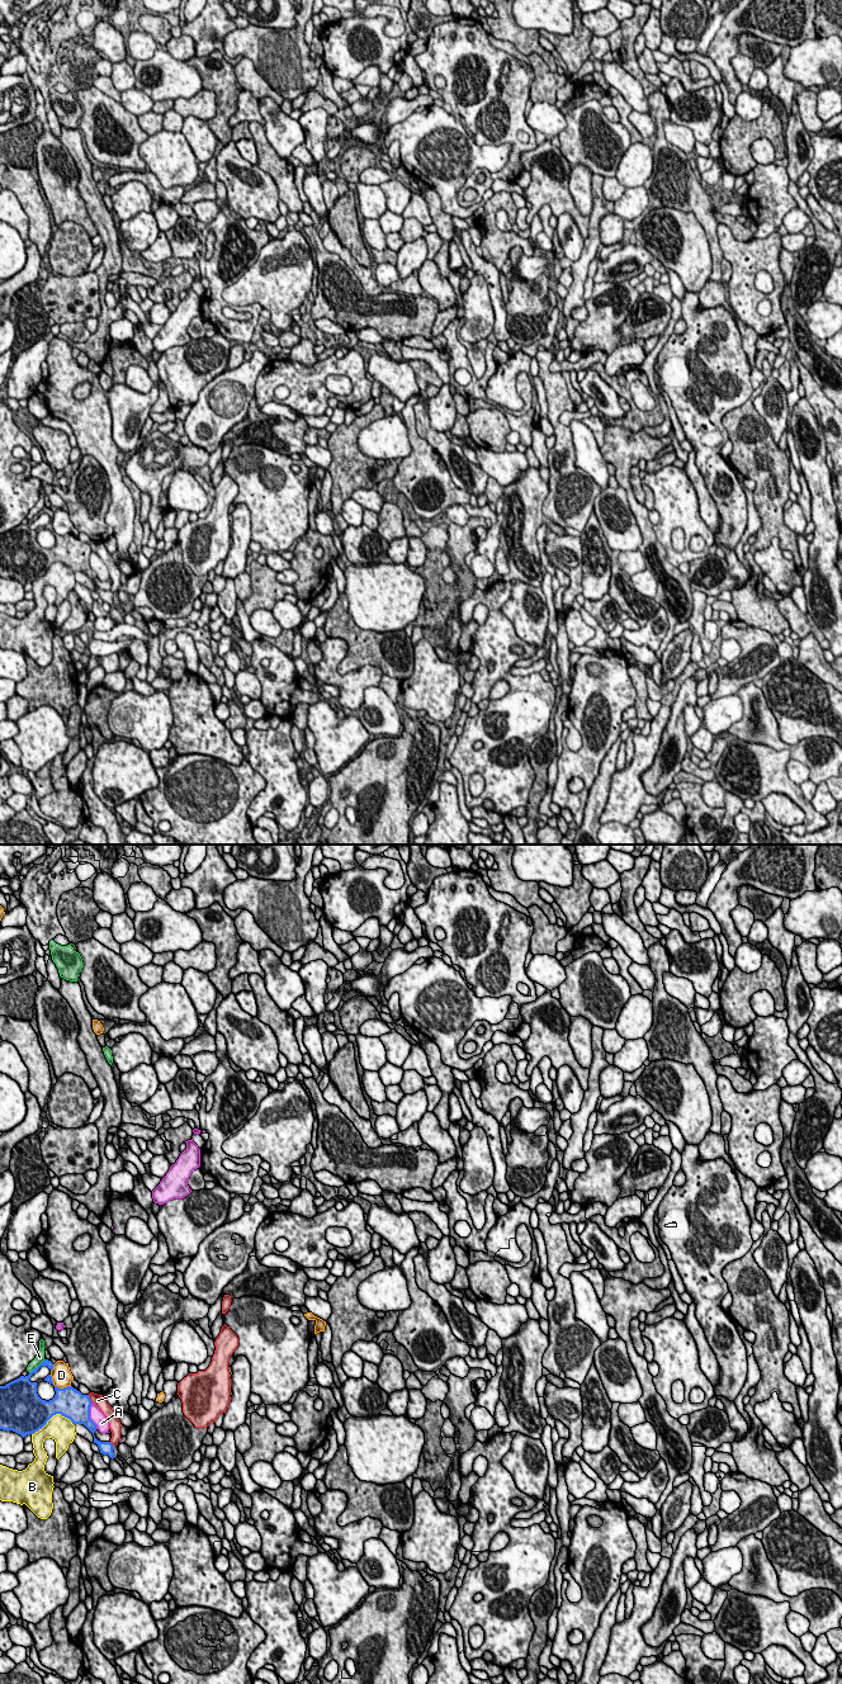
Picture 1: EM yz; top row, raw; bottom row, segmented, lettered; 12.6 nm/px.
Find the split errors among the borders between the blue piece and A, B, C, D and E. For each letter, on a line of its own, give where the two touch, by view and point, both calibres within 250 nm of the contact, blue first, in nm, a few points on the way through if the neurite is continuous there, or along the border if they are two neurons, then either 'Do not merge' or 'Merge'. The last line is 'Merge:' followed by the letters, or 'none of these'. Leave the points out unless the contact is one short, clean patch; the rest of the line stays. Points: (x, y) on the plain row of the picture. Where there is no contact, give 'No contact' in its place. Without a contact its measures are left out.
A: Touches blue at yz (89, 563). Thickness 360 nm (blue) against 160 nm. Do not merge
B: Touches blue at yz (52, 563). Thickness 420 nm (blue) against 320 nm. Do not merge
C: Touches blue at yz (89, 547). Thickness 380 nm (blue) against 140 nm. Do not merge
D: Touches blue at yz (56, 534). Thickness 380 nm (blue) against 260 nm. Do not merge
E: Touches blue at yz (38, 514). Thickness 100 nm (blue) against 120 nm. Do not merge
Merge: none of these

